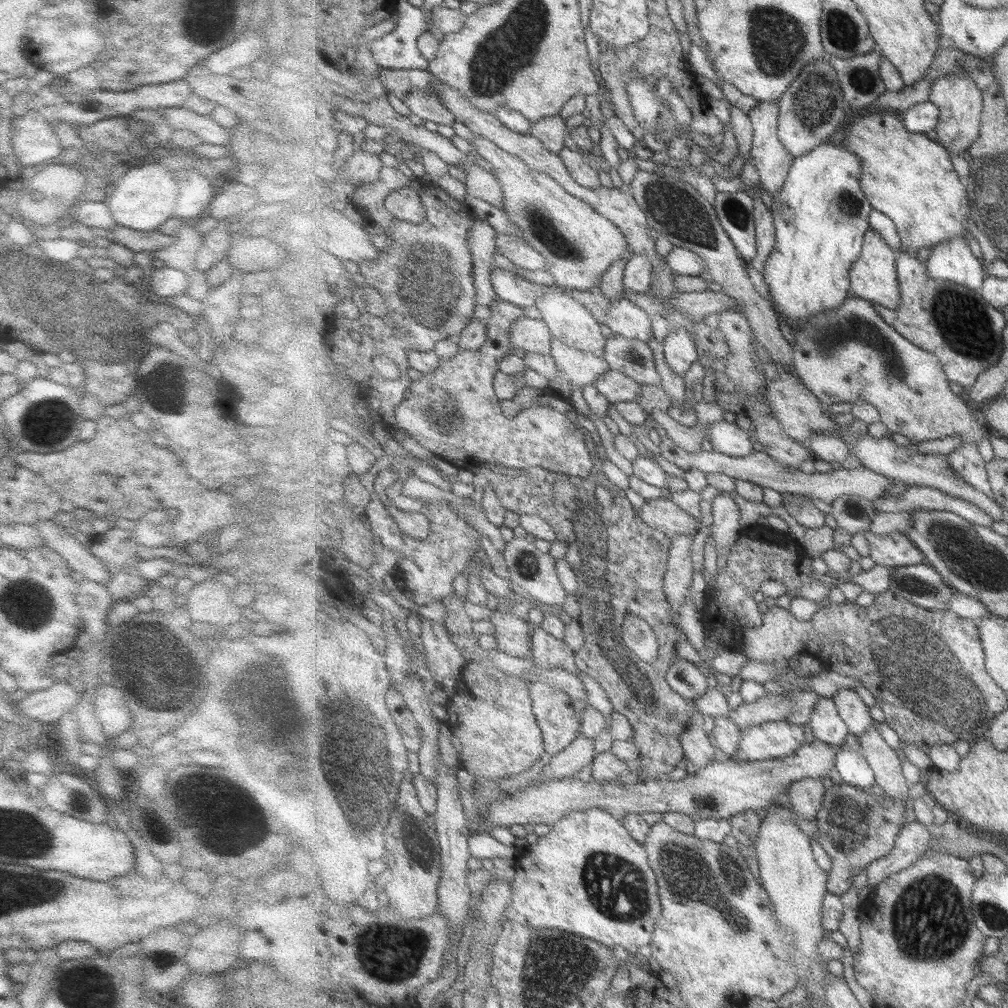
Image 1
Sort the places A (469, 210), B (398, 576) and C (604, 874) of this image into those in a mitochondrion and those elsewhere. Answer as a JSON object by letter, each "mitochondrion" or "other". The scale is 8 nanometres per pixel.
{"A":"other","B":"other","C":"mitochondrion"}

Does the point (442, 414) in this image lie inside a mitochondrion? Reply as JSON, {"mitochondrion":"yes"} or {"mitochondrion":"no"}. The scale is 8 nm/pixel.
{"mitochondrion":"yes"}

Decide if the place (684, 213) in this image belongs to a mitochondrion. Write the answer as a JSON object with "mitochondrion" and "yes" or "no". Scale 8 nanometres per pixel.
{"mitochondrion":"yes"}

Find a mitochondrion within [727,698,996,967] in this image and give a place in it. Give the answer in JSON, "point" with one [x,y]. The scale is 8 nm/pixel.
{"point":[930,921]}

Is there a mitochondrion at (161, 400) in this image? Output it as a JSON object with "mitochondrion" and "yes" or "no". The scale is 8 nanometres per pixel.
{"mitochondrion":"no"}

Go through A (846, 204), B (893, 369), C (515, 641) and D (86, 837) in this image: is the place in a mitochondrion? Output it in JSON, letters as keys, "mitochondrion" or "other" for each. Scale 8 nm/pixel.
{"A":"mitochondrion","B":"mitochondrion","C":"other","D":"other"}

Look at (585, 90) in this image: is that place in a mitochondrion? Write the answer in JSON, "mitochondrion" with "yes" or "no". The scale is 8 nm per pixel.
{"mitochondrion":"no"}

